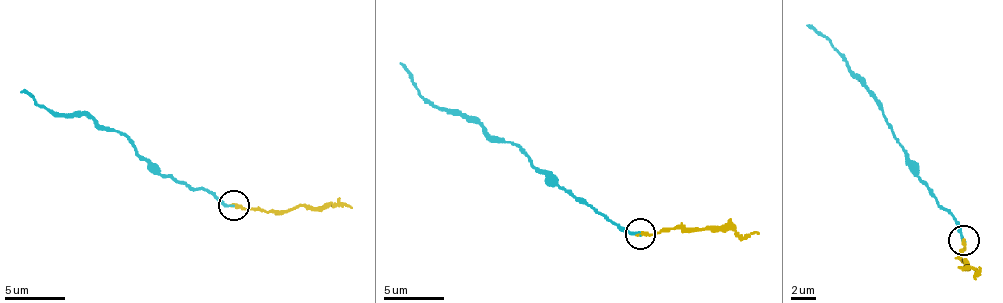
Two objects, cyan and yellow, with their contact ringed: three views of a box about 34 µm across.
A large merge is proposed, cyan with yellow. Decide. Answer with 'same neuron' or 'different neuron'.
different neuron

